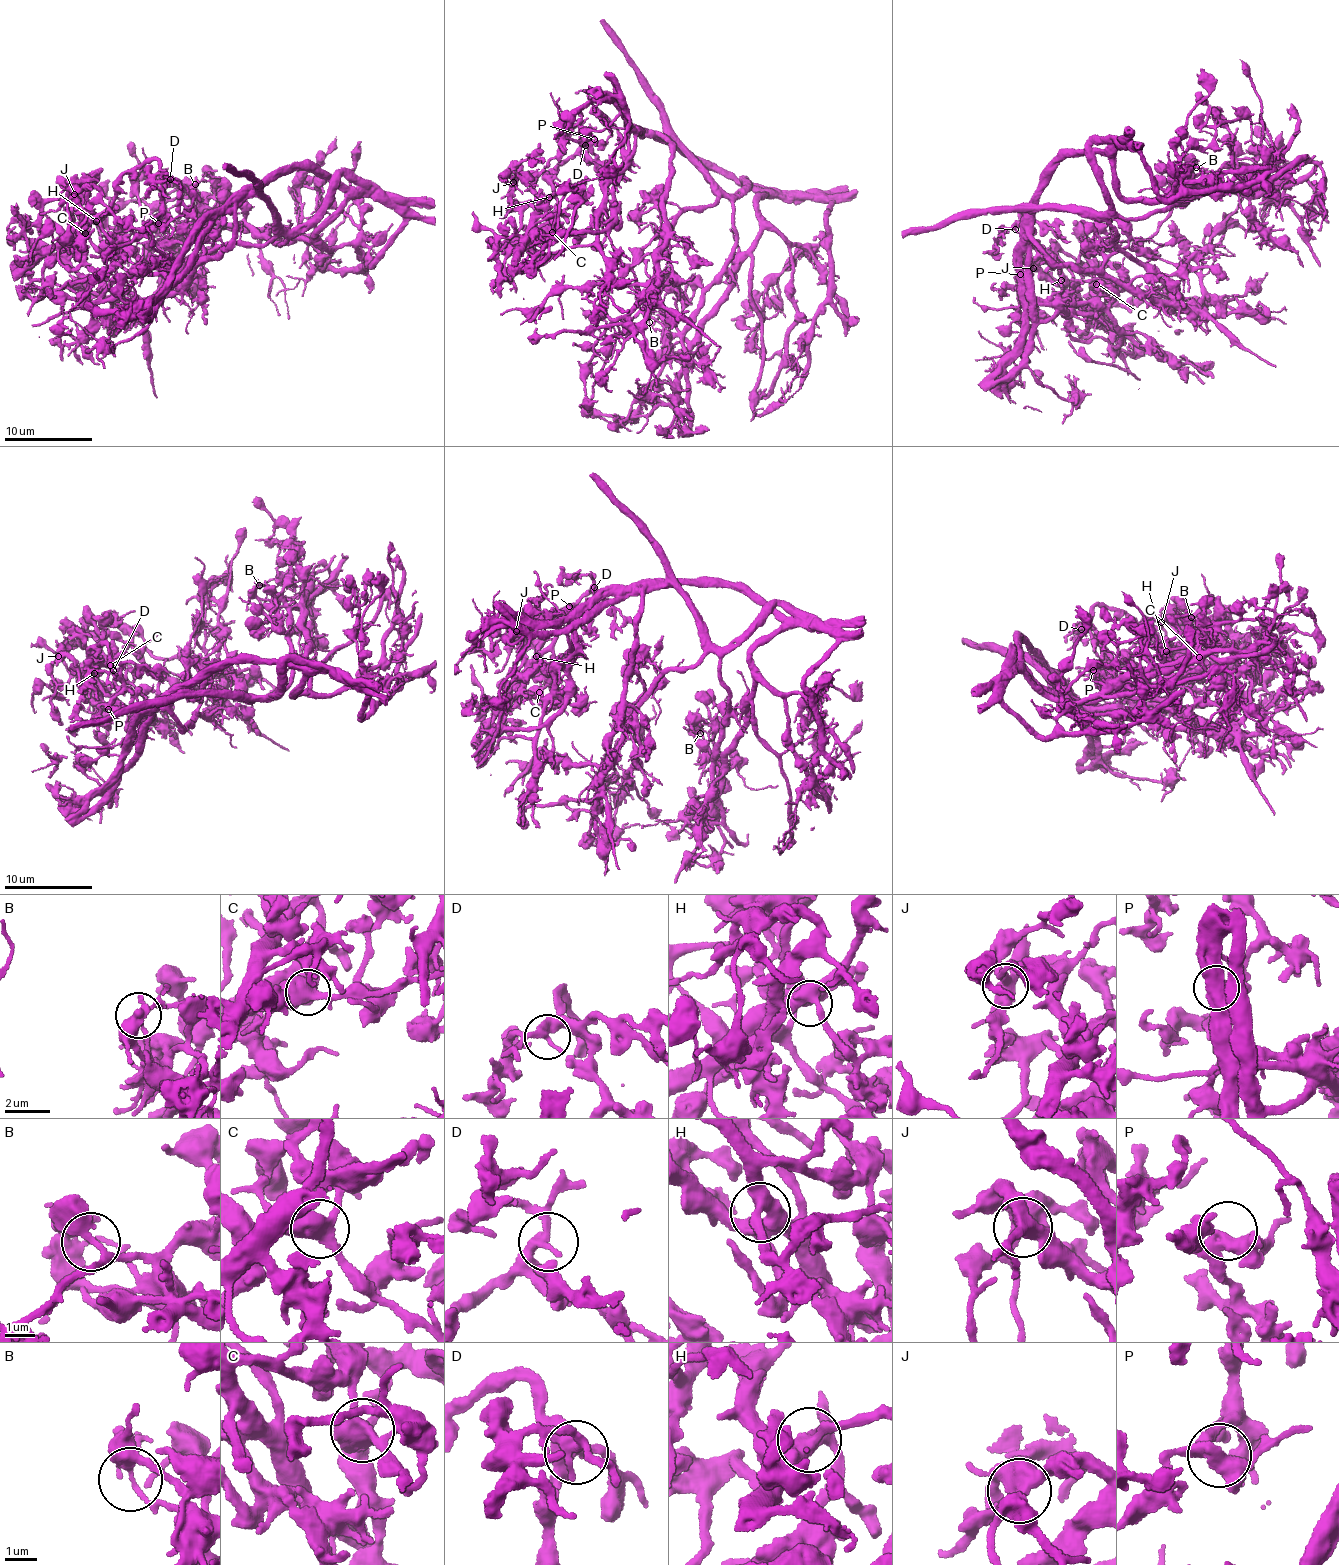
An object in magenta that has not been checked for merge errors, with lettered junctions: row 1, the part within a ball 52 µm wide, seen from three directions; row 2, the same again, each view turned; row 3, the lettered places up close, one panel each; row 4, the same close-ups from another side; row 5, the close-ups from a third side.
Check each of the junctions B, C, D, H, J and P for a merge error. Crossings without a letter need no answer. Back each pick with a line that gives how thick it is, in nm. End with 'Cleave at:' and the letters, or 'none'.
B: calibre 240 nm
C: calibre 480 nm
Cleave at: B, C

